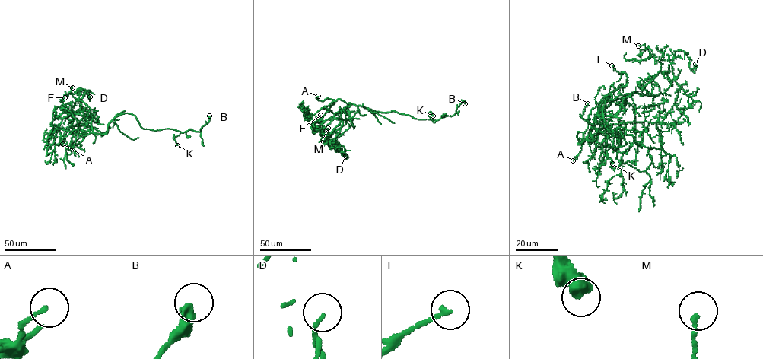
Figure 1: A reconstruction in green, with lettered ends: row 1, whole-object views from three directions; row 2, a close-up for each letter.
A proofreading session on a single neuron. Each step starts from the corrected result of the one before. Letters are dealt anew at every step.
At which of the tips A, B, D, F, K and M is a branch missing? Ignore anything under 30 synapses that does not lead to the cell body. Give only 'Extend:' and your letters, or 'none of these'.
Extend: none of these

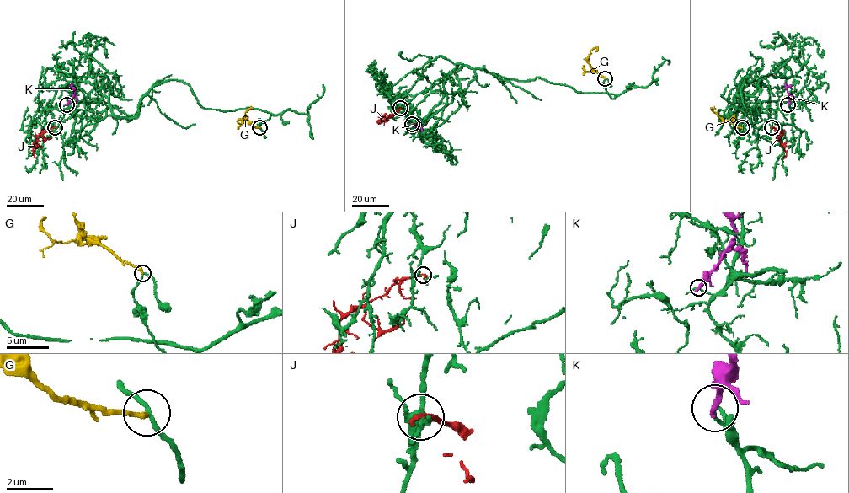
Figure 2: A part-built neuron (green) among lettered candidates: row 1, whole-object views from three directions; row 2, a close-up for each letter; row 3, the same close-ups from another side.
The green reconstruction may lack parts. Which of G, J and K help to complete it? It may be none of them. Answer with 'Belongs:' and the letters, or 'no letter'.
Belongs: no letter

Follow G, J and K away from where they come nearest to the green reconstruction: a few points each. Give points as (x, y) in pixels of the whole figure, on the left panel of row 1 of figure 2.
G: (259, 127), (253, 126), (246, 118), (242, 121), (245, 113), (253, 108), (250, 106)
J: (55, 127), (37, 136), (33, 147), (35, 158)
K: (66, 104), (75, 93), (71, 85)

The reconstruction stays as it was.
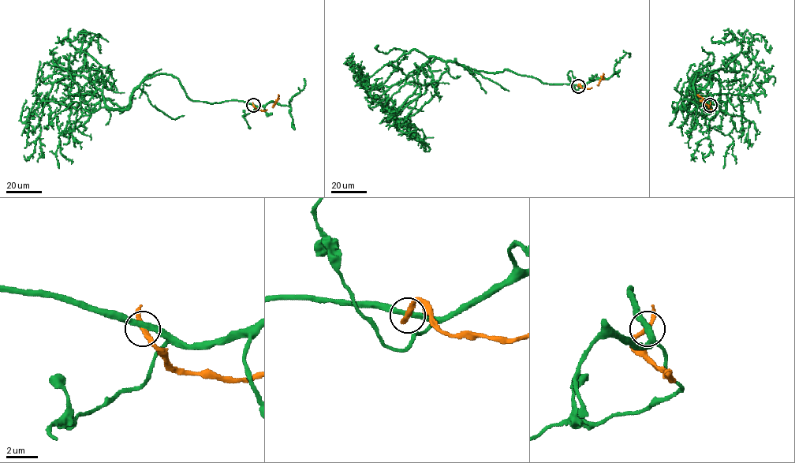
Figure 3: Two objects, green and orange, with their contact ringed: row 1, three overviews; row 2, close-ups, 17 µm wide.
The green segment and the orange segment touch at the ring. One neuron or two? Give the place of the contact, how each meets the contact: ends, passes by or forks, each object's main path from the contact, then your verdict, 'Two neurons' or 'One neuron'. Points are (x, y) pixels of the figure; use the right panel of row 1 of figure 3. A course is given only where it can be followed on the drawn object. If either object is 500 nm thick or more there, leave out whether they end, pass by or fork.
Place: (710, 105). At the ring green passes by. At the ring orange passes by. Course of green: (710, 105), (695, 95), (696, 73), (682, 109), (689, 89), (742, 94), (755, 73), (753, 35), (770, 45). Course of orange: (710, 105), (712, 110), (697, 95). Two neurons

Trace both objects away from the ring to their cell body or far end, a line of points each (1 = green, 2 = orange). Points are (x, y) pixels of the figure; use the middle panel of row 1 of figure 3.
1: (577, 86), (543, 83), (508, 70), (477, 71), (432, 56), (394, 118), (399, 132), (422, 131), (425, 147)
2: (577, 86), (591, 88), (598, 85), (603, 73)

